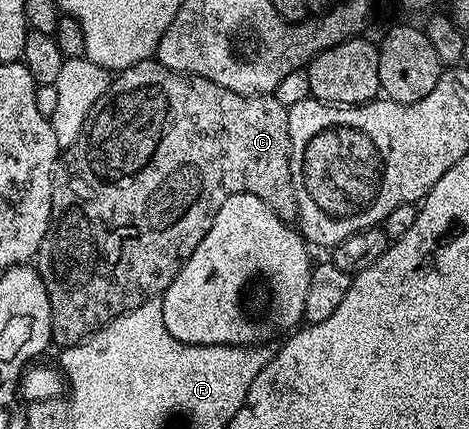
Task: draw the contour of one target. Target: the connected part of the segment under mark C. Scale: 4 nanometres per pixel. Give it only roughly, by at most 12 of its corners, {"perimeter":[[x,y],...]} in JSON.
{"perimeter":[[155,60],[52,176],[52,342],[163,295],[235,194],[297,221],[288,107]]}

